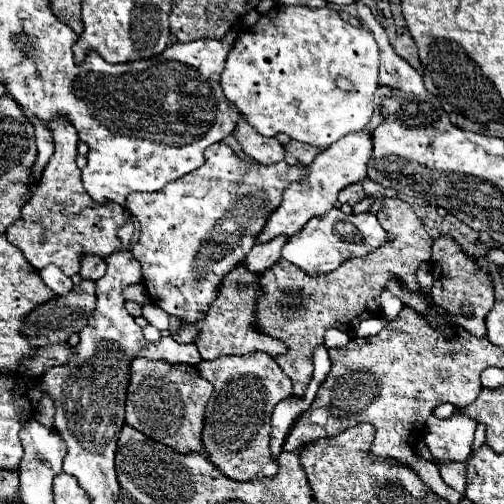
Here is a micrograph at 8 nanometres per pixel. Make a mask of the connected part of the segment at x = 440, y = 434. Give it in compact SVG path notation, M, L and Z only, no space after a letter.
M457 410L457 414L449 420L439 420L431 414L427 420L425 442L433 454L433 460L437 464L465 462L471 454L475 428L477 422L461 410Z

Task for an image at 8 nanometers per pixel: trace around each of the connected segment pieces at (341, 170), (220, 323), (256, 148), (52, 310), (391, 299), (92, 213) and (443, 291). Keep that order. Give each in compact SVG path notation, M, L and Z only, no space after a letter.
M371 128L357 132L357 134L347 134L345 138L337 140L333 146L329 146L327 150L319 152L317 158L309 164L309 176L301 182L293 182L283 196L281 206L271 214L265 230L259 234L257 242L269 242L279 234L285 236L293 236L297 234L313 216L325 214L329 212L335 202L337 202L337 194L341 192L341 188L361 182L367 178L367 164L373 156L373 138L371 138Z
M243 262L237 264L231 272L227 272L221 280L219 294L213 300L213 304L207 308L205 316L195 322L199 336L195 338L195 344L199 348L199 354L203 360L213 360L223 354L249 354L249 352L267 352L271 356L285 354L289 346L283 340L277 340L257 326L257 298L261 294L261 274L251 272Z
M243 116L235 128L235 136L237 136L241 148L245 150L245 154L255 158L259 164L275 164L275 162L283 160L283 156L285 156L285 150L277 142L277 138L261 136L257 130L253 130L253 126L249 126L249 122Z
M83 280L79 286L75 286L69 294L57 296L53 302L47 302L45 306L37 308L29 318L25 320L25 334L33 340L37 348L47 346L47 344L63 344L67 338L75 332L81 332L81 328L87 326L87 318L95 312L95 282L93 280Z
M383 290L381 292L381 316L385 318L385 320L393 320L393 318L397 318L397 314L401 312L401 302L389 292L389 290Z
M57 122L53 138L55 154L43 170L41 180L35 184L25 208L21 208L21 216L7 228L7 236L9 242L23 252L33 268L41 270L49 264L55 264L67 276L73 276L81 270L83 256L95 254L107 258L115 252L125 250L123 242L117 238L117 232L123 224L131 222L133 216L129 214L129 210L115 202L99 204L87 194L81 182L81 170L75 164L79 138L73 126Z
M441 236L433 242L433 290L429 292L431 300L437 302L437 306L449 310L453 322L457 322L461 328L465 328L469 334L481 338L487 334L485 328L485 316L495 304L493 296L493 282L489 280L487 272L479 268L461 248L453 242L449 236Z

